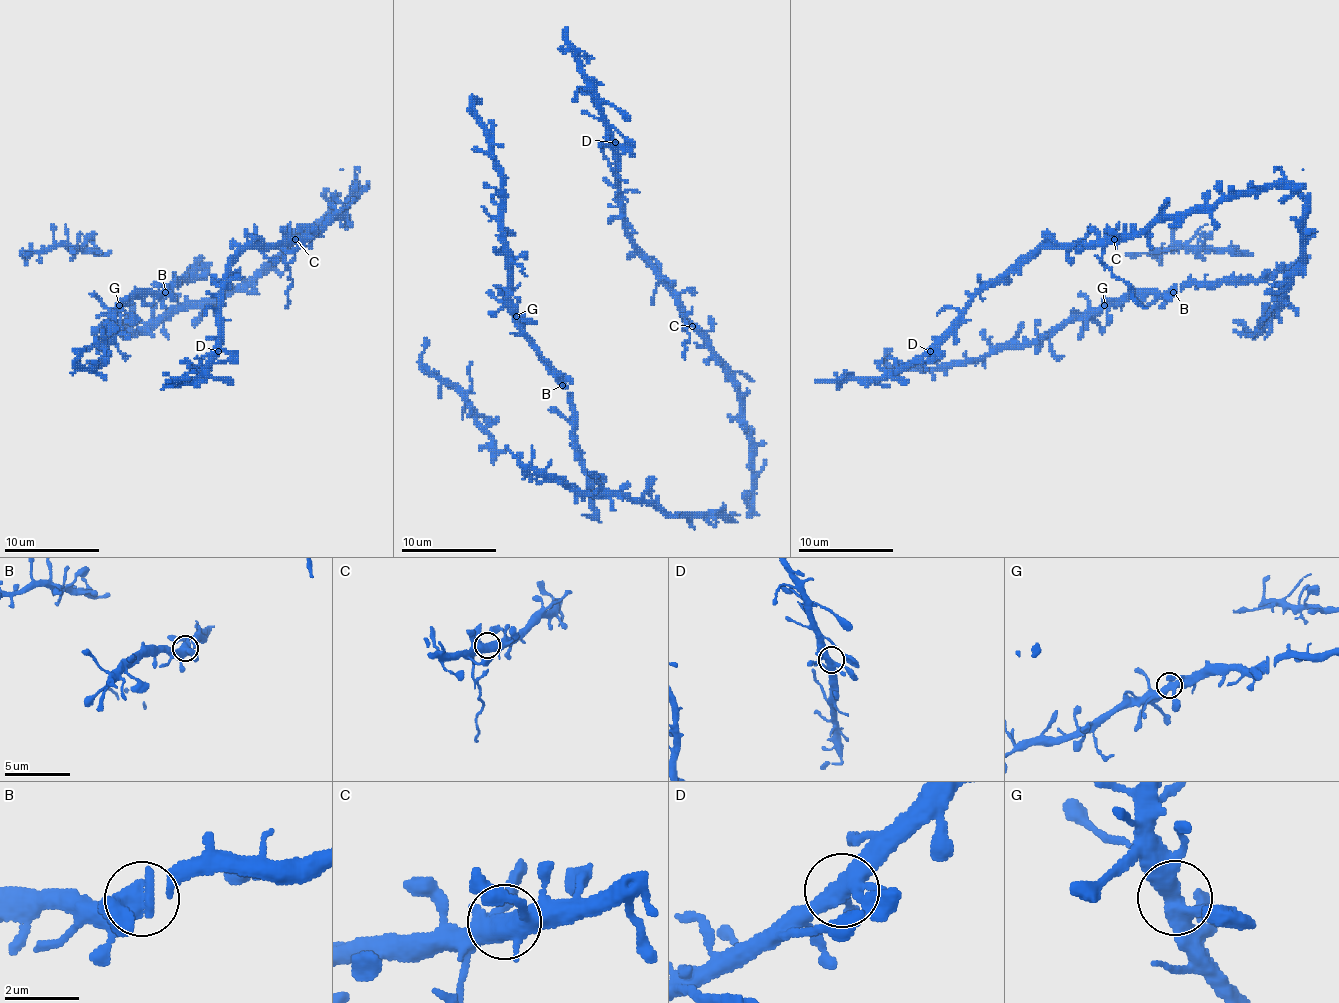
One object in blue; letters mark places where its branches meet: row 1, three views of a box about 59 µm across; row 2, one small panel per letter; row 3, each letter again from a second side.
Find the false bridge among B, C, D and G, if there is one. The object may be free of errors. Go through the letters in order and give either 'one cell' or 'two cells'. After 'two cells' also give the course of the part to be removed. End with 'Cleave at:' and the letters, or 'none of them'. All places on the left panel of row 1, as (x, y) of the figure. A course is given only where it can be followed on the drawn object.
B: one cell
C: one cell
D: one cell
G: one cell
Cleave at: none of them

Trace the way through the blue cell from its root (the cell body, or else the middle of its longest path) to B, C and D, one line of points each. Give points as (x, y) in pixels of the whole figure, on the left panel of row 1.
B: (319, 220), (235, 286), (187, 303), (180, 303), (178, 296), (190, 282), (173, 282), (166, 291)
C: (319, 220), (340, 193), (355, 186), (352, 198), (333, 220), (316, 234), (302, 234), (295, 239)
D: (319, 220), (355, 186), (345, 208), (316, 234), (290, 243), (252, 243), (230, 265), (218, 351)

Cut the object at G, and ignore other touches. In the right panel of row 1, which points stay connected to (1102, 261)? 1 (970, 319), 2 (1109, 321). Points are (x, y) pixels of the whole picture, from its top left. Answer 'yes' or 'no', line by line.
1: yes
2: yes

